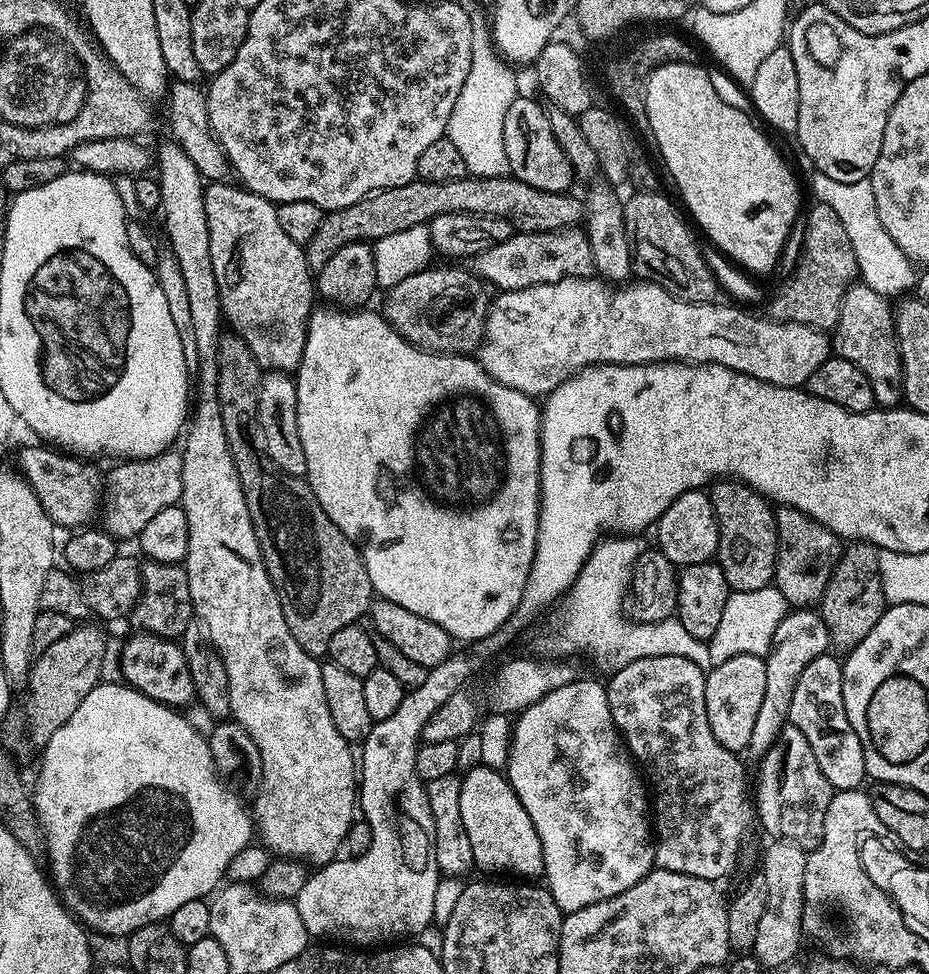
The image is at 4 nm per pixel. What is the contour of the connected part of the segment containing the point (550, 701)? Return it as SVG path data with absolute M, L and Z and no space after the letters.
M573 678L566 686L558 686L558 690L550 690L542 697L538 702L534 702L519 713L515 726L512 729L512 745L509 749L508 767L506 769L506 775L508 781L512 783L512 788L518 794L518 798L522 802L522 806L526 810L526 814L530 814L530 822L534 822L534 830L538 830L538 838L542 842L542 854L544 855L544 870L542 873L543 879L548 879L546 882L546 889L553 896L557 906L564 914L573 912L574 910L582 910L582 906L590 906L594 902L602 902L606 898L614 898L618 894L622 894L622 890L630 890L630 886L634 886L637 882L652 871L656 862L656 850L654 847L654 820L650 815L650 792L646 787L645 781L642 779L642 772L639 767L634 763L633 757L630 755L621 735L616 731L616 723L614 718L610 714L610 702L608 701L608 690L603 683L599 684L596 680L580 680L580 678Z

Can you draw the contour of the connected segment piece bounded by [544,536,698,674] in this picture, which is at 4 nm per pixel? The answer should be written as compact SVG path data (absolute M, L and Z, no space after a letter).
M626 536L603 539L595 550L589 555L582 566L580 576L571 588L564 593L559 601L560 613L556 616L556 625L552 633L545 638L544 644L548 647L549 657L572 658L568 656L585 656L596 668L601 668L605 674L611 674L622 670L630 662L638 658L654 658L655 656L677 656L687 660L696 660L696 648L698 641L690 634L686 634L686 626L675 618L667 620L656 620L653 624L643 623L635 618L627 620L624 617L624 596L626 600L626 589L632 583L632 565L640 557L642 545L639 539Z

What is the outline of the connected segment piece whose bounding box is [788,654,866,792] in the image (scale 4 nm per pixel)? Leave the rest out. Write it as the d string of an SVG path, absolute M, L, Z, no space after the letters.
M832 654L819 656L802 670L802 678L798 678L798 686L794 686L794 698L790 698L788 719L791 727L802 730L806 742L810 742L810 750L814 750L822 774L826 774L826 782L830 782L833 790L850 792L859 789L860 783L866 780L866 762L862 742L858 742L858 734L854 734L854 726L850 726L850 718L846 718L842 698L844 670L841 661L835 658Z

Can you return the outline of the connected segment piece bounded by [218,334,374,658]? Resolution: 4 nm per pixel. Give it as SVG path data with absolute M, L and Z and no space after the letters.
M228 334L220 343L220 406L224 410L224 433L232 445L232 456L236 460L236 469L240 472L240 479L246 482L244 497L250 510L252 525L260 543L260 553L264 555L264 565L272 579L272 585L282 606L282 614L286 618L286 626L290 634L312 656L323 657L330 646L330 638L342 630L342 626L357 623L369 611L369 605L374 599L372 583L364 560L360 556L360 549L353 544L350 537L342 534L338 526L322 510L314 490L307 479L286 474L277 464L269 462L259 451L255 452L246 441L240 440L244 436L243 424L256 415L258 406L258 390L262 369L254 358L250 346L241 336Z

